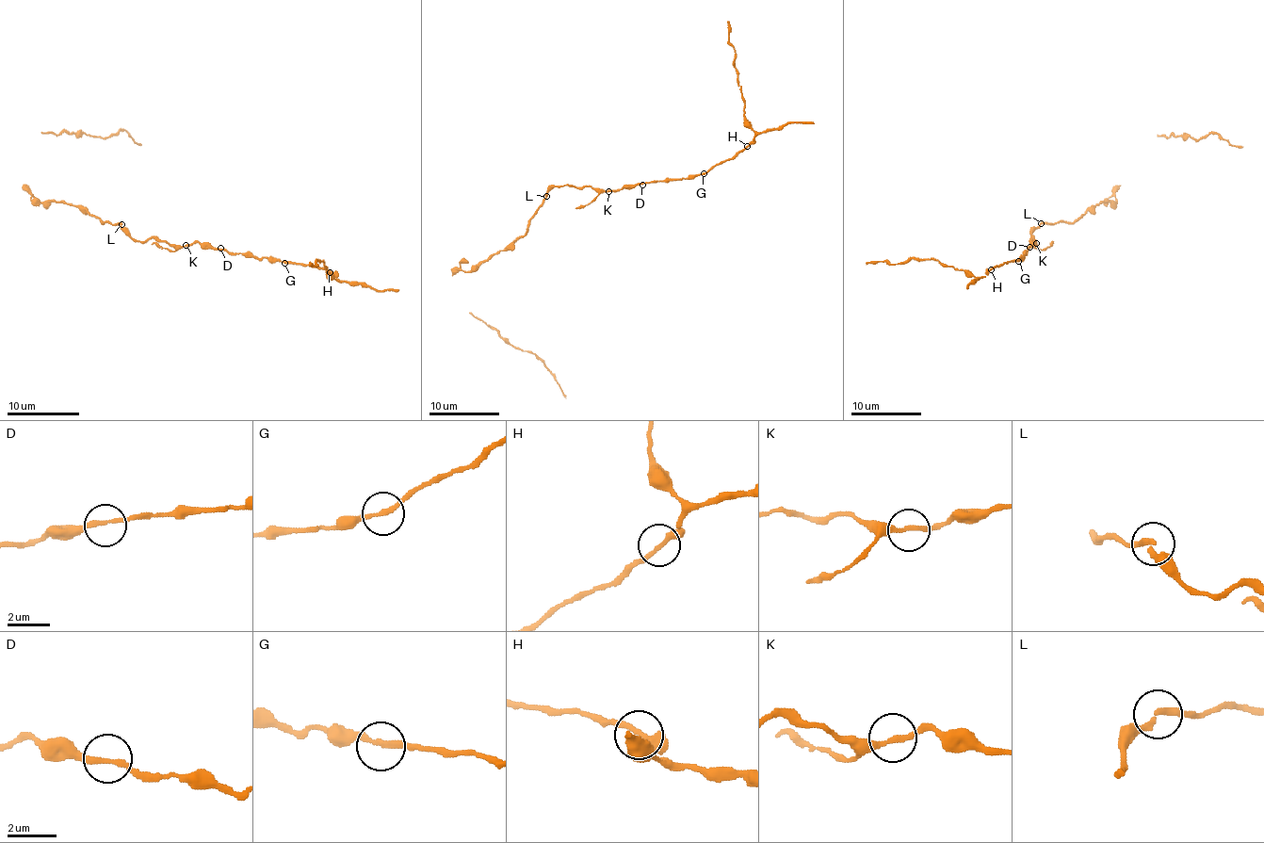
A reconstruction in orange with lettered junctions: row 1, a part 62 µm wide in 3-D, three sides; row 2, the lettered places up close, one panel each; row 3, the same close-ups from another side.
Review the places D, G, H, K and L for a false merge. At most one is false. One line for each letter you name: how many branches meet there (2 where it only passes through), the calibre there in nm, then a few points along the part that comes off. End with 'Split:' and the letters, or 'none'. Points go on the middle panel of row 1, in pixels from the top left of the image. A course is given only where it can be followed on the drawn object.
Split: none

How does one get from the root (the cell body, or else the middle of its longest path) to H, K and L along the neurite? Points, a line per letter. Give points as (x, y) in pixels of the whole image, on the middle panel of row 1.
H: (557, 186), (572, 185), (575, 187), (590, 186), (614, 191), (644, 183), (693, 177), (735, 158), (747, 146)
K: (557, 186), (572, 185), (575, 187), (590, 186), (608, 191)
L: (557, 186), (546, 197)

